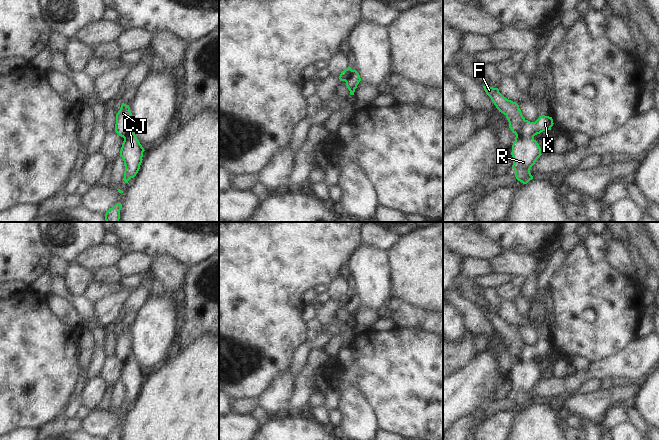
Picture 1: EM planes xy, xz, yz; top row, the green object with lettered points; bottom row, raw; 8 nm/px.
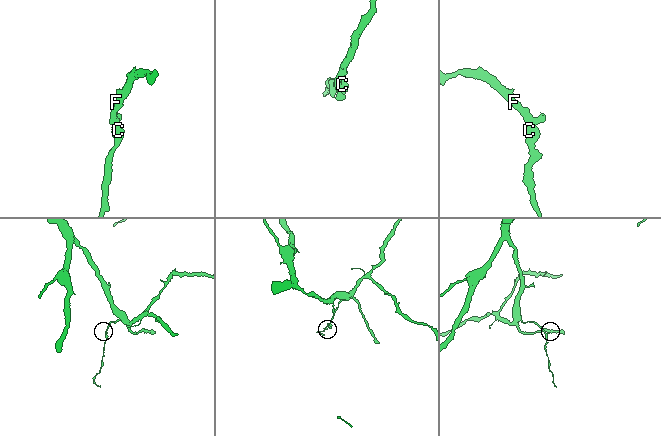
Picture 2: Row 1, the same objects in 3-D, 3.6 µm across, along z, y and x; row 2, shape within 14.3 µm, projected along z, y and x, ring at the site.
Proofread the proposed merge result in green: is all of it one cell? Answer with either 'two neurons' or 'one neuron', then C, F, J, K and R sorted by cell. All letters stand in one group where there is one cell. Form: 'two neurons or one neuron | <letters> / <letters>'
two neurons | C K R / F J

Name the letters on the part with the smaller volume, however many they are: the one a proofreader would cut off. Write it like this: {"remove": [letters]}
{"remove": ["C", "K", "R"]}

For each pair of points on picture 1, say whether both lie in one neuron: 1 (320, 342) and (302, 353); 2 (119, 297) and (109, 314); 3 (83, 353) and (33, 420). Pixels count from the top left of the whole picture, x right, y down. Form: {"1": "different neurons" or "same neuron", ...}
{"1": "same neuron", "2": "same neuron", "3": "different neurons"}

